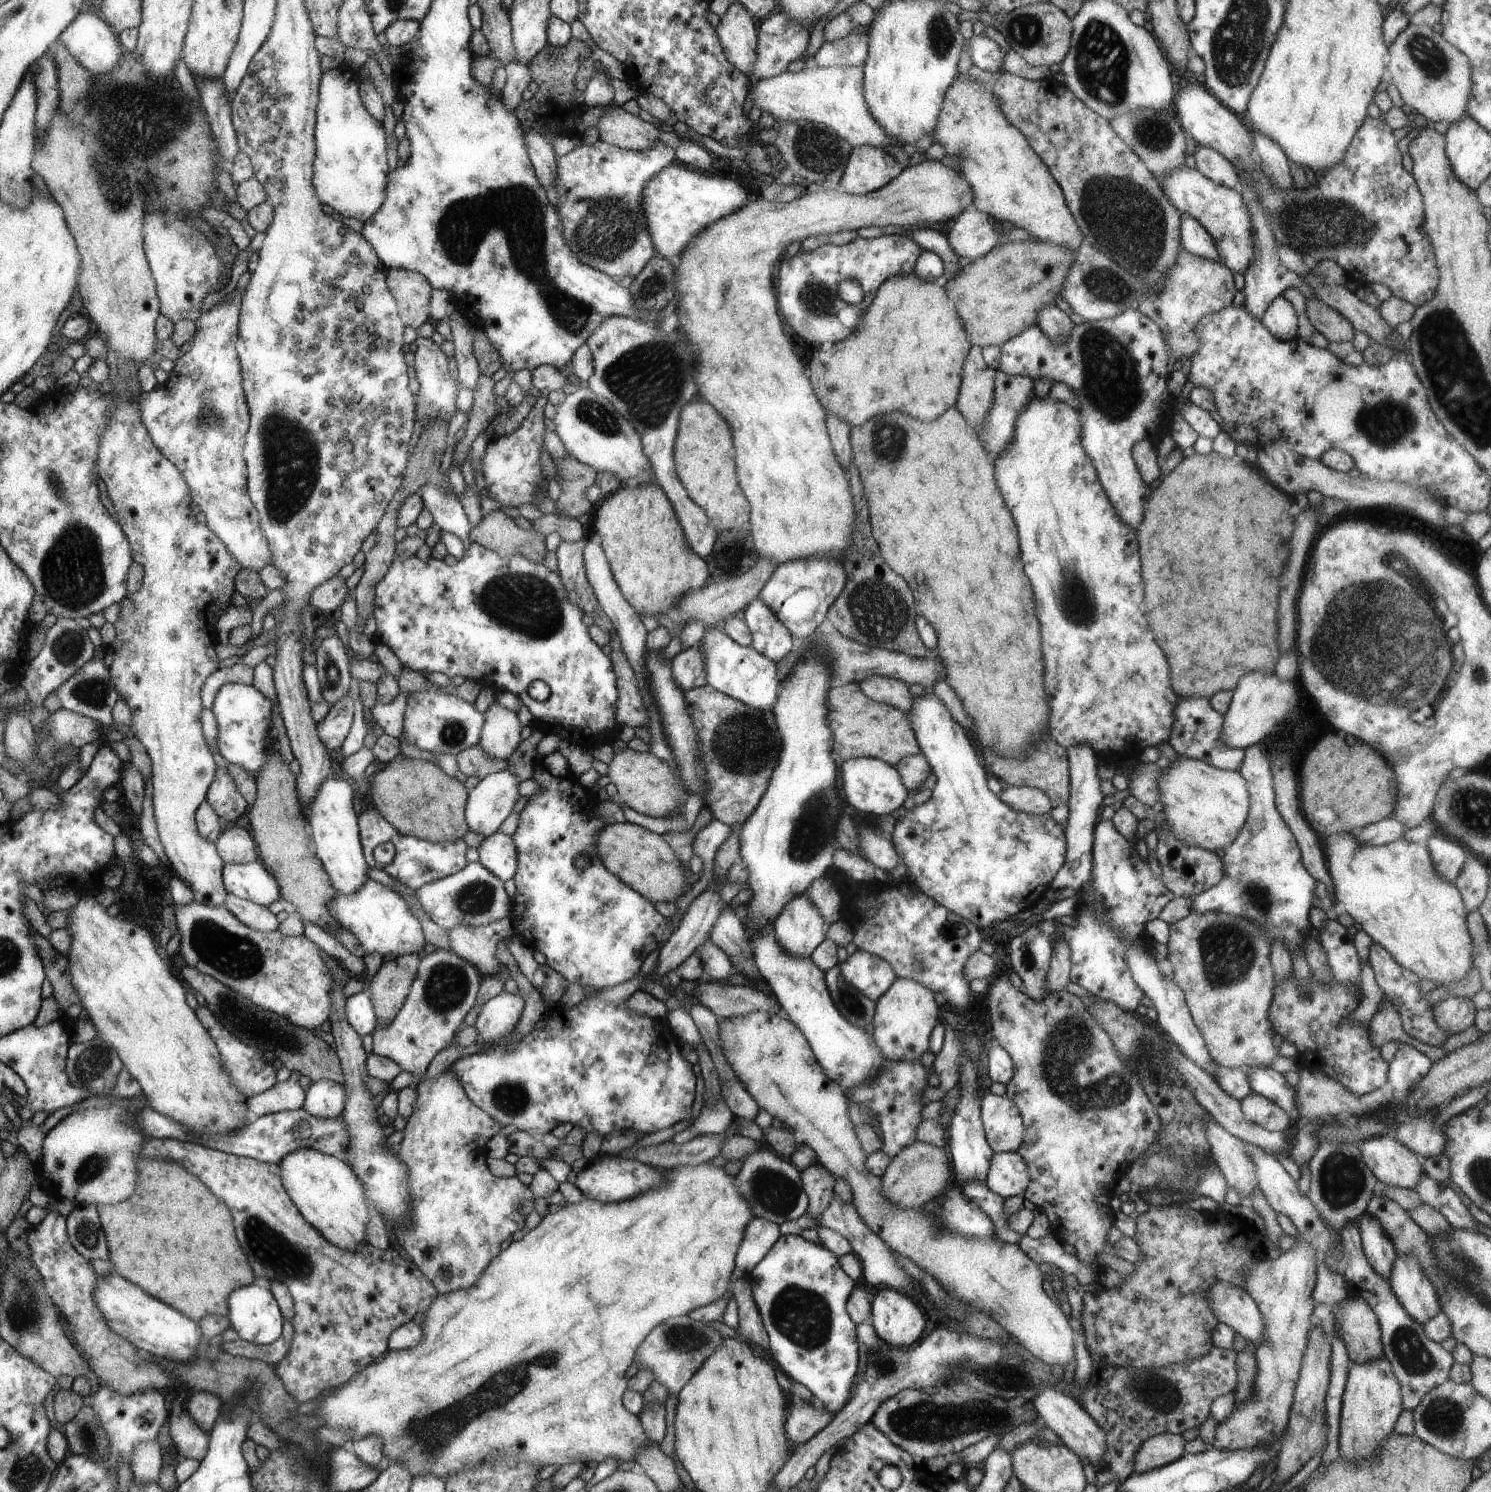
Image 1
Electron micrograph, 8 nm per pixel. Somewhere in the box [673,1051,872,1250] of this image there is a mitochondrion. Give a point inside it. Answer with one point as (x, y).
(773, 1193)

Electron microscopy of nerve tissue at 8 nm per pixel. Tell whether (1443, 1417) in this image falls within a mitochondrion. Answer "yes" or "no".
yes

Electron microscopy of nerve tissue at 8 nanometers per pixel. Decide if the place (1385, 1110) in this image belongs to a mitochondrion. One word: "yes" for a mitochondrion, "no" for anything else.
no

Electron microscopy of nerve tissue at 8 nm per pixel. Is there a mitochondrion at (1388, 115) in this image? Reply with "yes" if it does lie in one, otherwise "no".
no

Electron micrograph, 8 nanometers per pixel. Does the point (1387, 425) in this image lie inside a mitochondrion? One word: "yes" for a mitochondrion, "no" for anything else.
yes

